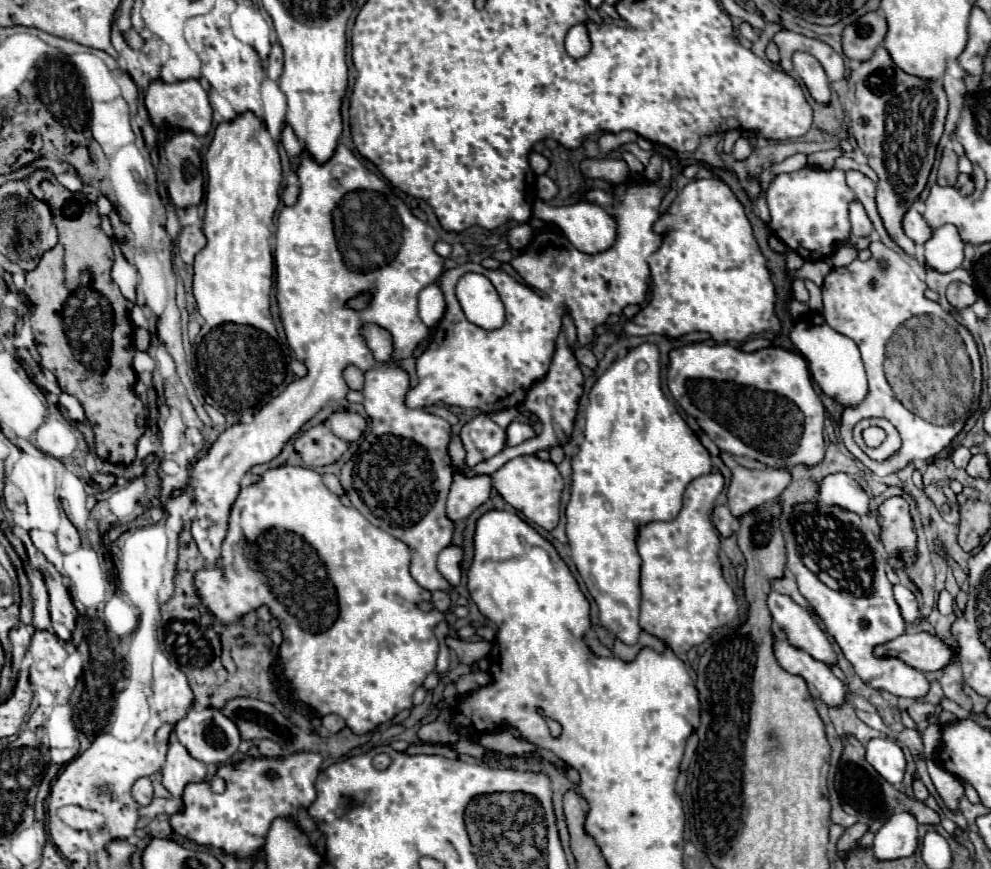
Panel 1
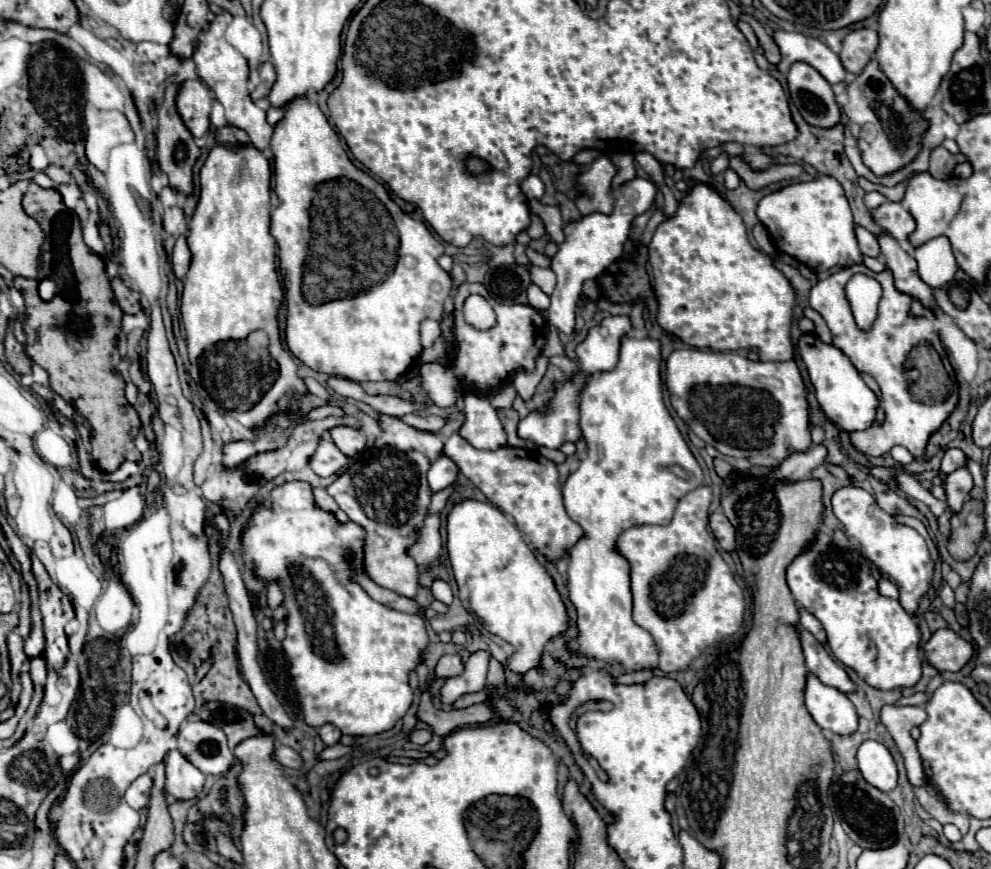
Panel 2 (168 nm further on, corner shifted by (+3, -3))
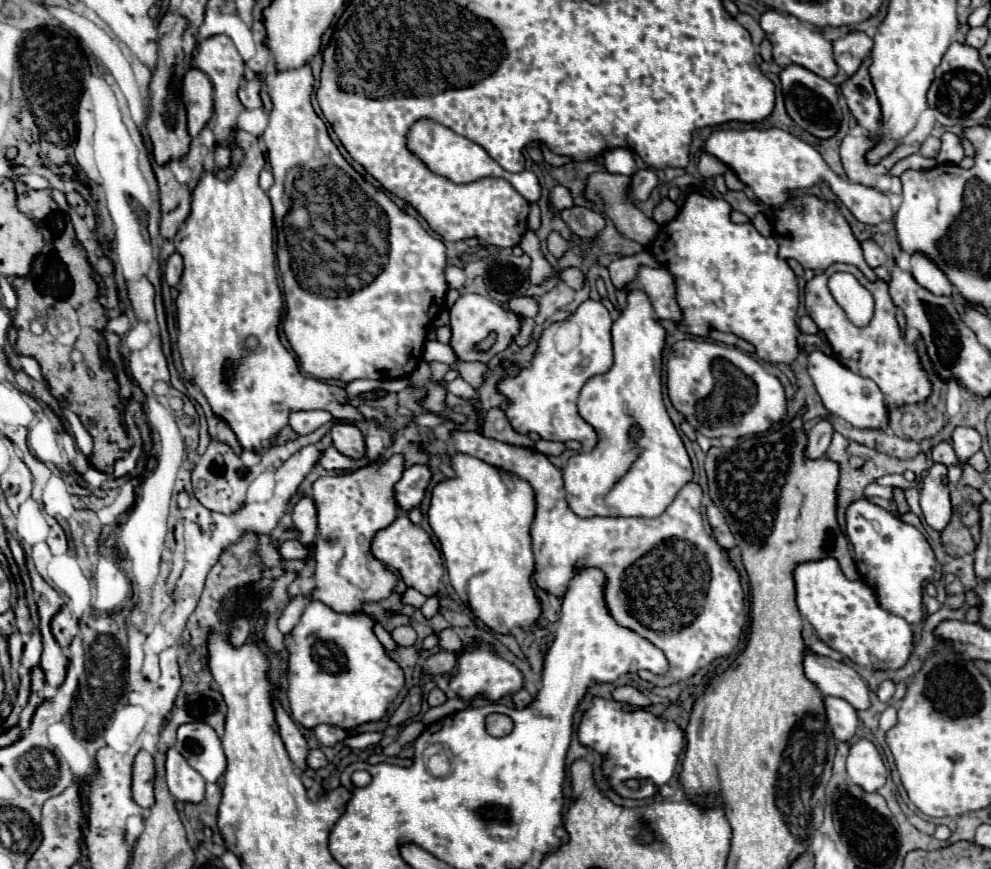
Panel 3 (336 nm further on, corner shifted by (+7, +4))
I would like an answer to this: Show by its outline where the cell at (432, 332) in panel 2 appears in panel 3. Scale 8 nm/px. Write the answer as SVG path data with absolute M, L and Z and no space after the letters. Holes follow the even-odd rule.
M427 341L427 343L425 343L423 359L425 359L425 361L449 363L449 365L453 365L453 363L457 361L453 349L449 349L449 345L443 345L443 343L439 343L439 341Z

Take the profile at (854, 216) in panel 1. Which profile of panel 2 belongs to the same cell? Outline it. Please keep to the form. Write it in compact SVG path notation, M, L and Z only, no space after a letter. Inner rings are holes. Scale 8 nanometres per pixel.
M855 226L855 236L857 236L857 242L859 242L859 248L865 256L873 256L873 258L879 258L881 256L881 250L879 250L879 244L877 244L877 238L865 230L863 226Z

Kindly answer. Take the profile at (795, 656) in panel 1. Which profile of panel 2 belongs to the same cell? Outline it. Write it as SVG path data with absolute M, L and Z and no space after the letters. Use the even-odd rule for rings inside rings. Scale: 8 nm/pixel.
M807 674L805 706L813 720L833 734L851 734L857 730L857 712L853 702L839 692L823 684L815 674Z

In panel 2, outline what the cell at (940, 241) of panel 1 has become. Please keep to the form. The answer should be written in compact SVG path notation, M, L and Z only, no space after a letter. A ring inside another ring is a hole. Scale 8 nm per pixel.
M937 236L927 244L917 246L913 256L919 264L921 280L931 288L945 288L957 272L957 260L951 250L951 242L945 236Z

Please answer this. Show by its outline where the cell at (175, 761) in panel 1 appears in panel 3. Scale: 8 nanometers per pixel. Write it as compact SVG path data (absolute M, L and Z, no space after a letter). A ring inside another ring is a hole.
M175 749L167 751L167 787L181 803L201 803L205 799L205 781L187 765L185 757Z

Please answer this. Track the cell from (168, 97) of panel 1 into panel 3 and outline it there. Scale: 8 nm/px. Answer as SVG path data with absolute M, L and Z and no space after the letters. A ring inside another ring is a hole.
M191 67L183 79L183 103L187 107L187 129L191 137L197 137L199 131L207 125L213 113L213 85L209 77Z

